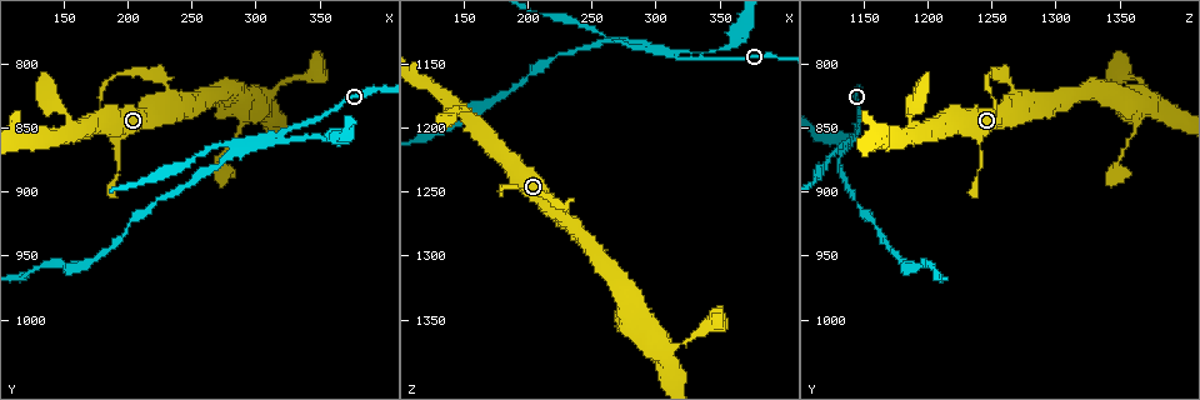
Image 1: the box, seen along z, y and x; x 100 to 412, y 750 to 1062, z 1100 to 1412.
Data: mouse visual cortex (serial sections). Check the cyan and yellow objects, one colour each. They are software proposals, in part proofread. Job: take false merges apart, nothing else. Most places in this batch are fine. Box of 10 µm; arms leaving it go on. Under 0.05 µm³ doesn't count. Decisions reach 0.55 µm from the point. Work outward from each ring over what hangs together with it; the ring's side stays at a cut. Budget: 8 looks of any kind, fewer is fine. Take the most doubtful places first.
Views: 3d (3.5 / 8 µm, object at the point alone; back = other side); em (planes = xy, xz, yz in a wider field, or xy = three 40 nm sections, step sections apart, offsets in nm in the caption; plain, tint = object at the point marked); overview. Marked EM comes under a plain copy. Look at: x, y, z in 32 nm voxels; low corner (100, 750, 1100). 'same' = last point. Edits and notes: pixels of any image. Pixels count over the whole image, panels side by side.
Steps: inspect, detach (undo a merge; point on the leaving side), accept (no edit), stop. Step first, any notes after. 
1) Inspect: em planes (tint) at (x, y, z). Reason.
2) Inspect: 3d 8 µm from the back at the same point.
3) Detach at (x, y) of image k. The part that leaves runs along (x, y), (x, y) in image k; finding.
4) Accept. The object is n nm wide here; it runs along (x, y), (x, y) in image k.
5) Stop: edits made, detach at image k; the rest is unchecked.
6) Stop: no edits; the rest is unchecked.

Inspect: 3d 8 µm at (314, 858, 1142). Four-way junction.

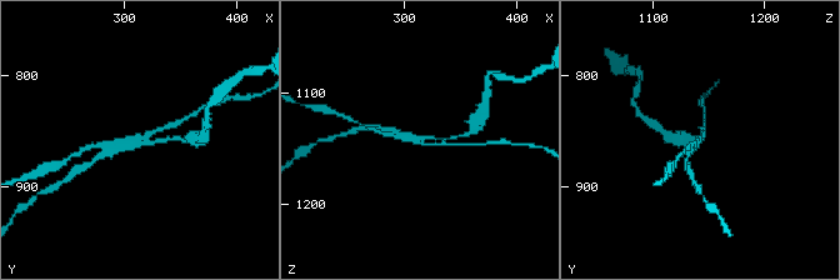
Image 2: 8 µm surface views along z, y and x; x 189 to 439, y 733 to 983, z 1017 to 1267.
Inspect: 3d 3.5 µm at the same point.

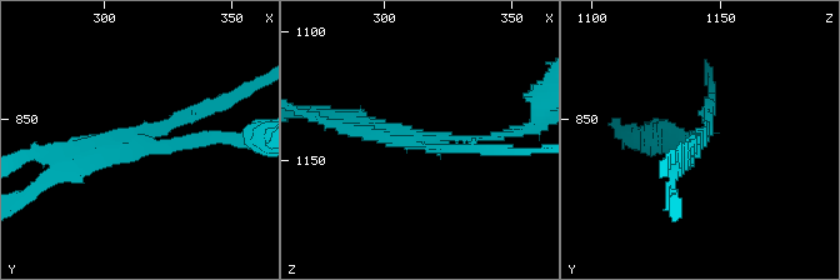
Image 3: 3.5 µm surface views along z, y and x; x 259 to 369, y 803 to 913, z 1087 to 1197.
Inspect: em xy step 2 (tint) at (313, 858, 1143). 4 arms meet here; the arms are 100, 150, 200, 200 nm wide; shape alone is not enough.

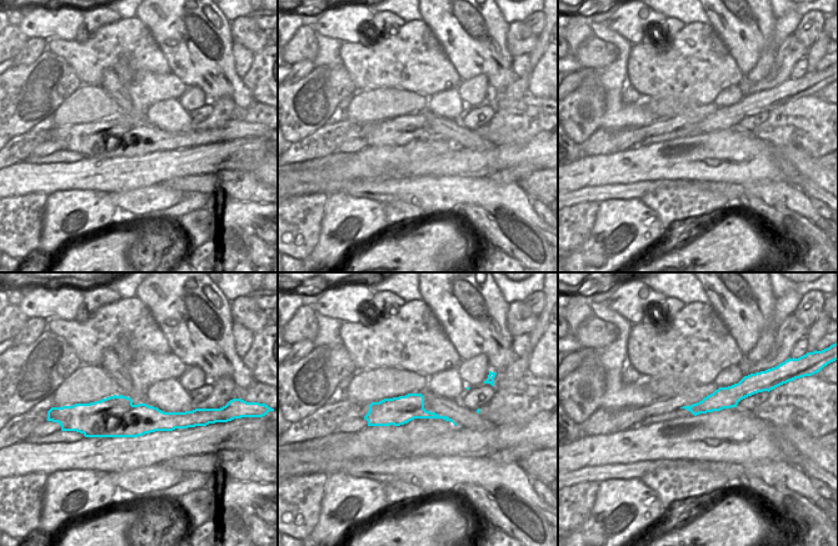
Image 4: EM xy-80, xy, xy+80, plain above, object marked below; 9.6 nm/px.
Detach at (193, 140) of image 3. A border runs along (151, 406), (99, 436) in image 4; two cells meet here.

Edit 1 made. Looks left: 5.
Inspect: 3d 8 µm at (234, 824, 1268). Abrupt turn.

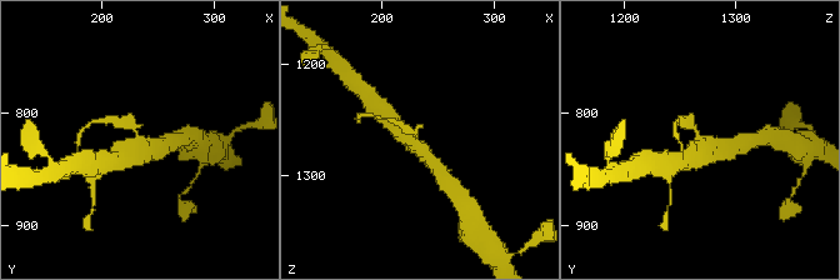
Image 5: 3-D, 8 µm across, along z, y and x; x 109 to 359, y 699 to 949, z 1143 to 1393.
Inspect: em xy step 5 (tint) at the same point. The arms are 250, 500 nm wide; need the tissue.

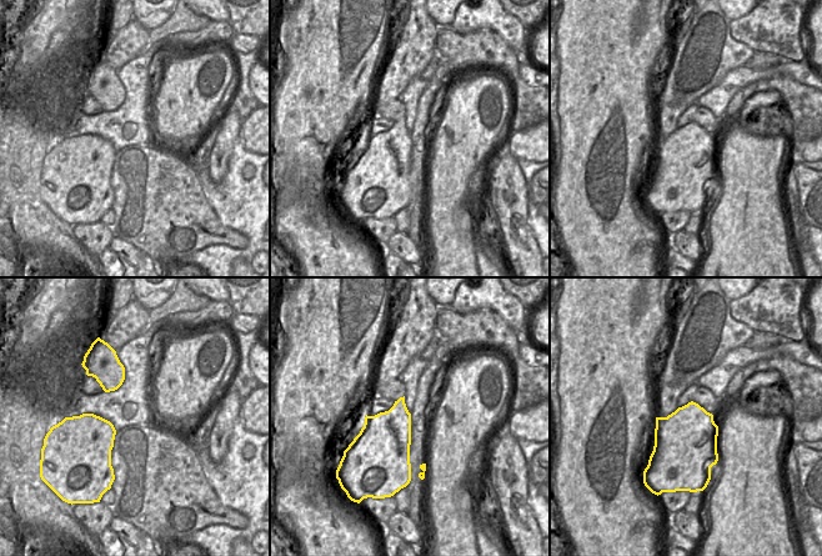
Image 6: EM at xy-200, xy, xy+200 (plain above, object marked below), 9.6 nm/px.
Accept. The object is 420 nm wide here; it runs along (685, 159), (701, 138), (681, 120) in image 5; all the same cell.

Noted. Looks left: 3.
Inspect: 3d 3.5 µm at (280, 866, 1354). A narrow waist.

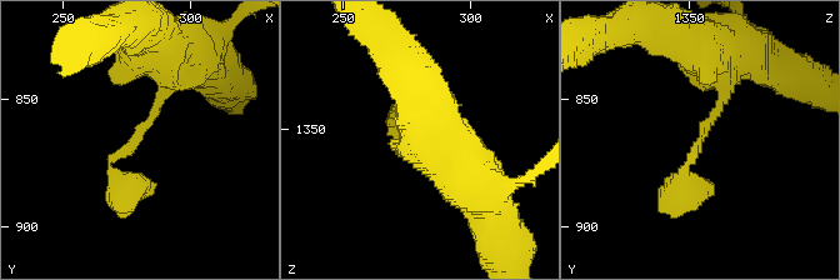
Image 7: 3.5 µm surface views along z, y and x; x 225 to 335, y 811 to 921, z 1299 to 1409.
Inspect: em planes (tint) at (278, 865, 1354).

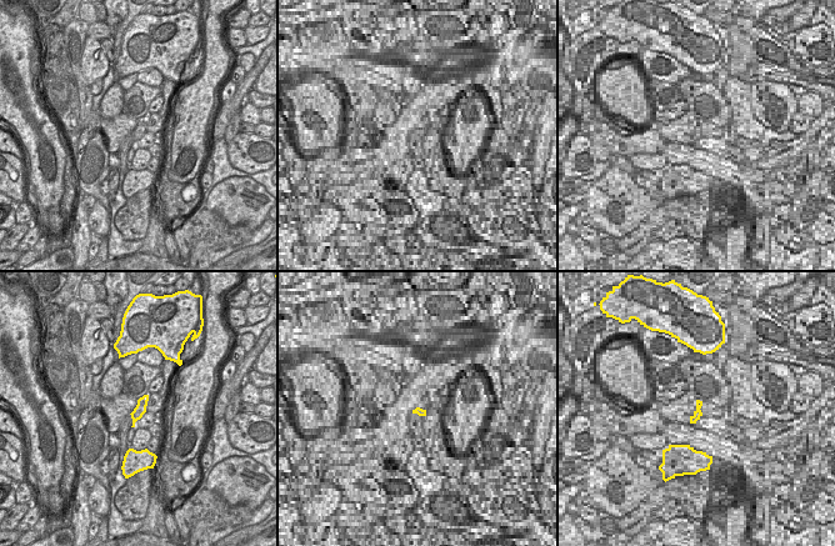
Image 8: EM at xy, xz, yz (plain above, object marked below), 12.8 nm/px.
Accept. The arms are 200, 250 nm wide; it runs along (169, 51), (156, 114), (110, 159), (123, 201) in image 7; all the same cell.

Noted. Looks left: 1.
Stop: edits made, detach at image 3; the rest is unchecked.

